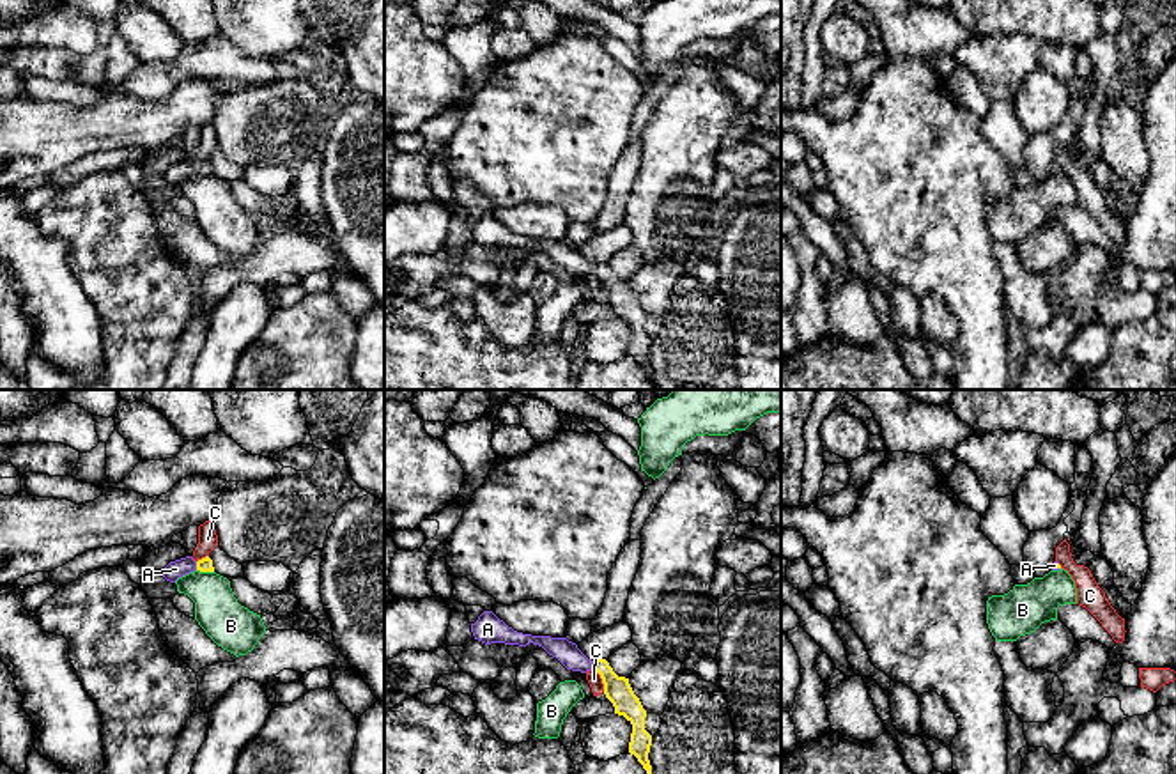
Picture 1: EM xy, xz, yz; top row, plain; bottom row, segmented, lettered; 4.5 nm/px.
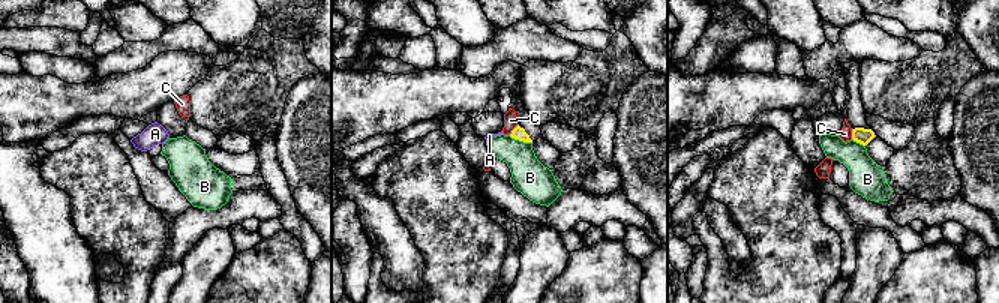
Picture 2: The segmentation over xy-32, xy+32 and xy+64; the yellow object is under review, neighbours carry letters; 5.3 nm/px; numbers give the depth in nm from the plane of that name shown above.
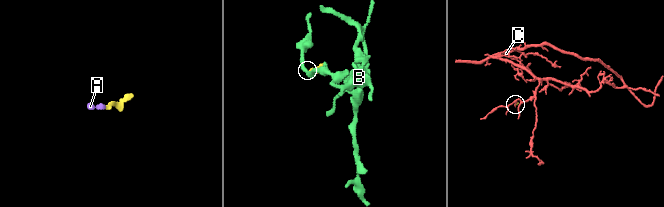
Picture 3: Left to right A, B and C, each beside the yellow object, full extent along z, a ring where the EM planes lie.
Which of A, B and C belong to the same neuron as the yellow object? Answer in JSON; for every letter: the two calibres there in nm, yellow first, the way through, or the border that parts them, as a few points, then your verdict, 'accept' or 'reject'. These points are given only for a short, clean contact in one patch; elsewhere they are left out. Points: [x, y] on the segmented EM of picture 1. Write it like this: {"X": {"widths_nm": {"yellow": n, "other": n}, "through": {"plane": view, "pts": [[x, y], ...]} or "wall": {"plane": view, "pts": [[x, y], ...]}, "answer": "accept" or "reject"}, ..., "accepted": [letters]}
{"A": {"widths_nm": {"yellow": 60, "other": 80}, "through": {"plane": "xy", "pts": [[206, 564], [197, 565], [176, 569]]}, "answer": "accept"}, "B": {"widths_nm": {"yellow": 60, "other": 200}, "wall": {"plane": "xy", "pts": [[197, 569], [213, 572]]}, "answer": "reject"}, "C": {"widths_nm": {"yellow": 120, "other": 70}, "wall": {"plane": "xz", "pts": [[592, 668], [599, 675], [604, 691]]}, "answer": "reject"}, "accepted": ["A"]}

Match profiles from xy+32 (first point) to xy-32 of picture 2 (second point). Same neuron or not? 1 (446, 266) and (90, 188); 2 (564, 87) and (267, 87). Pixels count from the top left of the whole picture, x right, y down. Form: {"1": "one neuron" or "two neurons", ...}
{"1": "one neuron", "2": "one neuron"}

